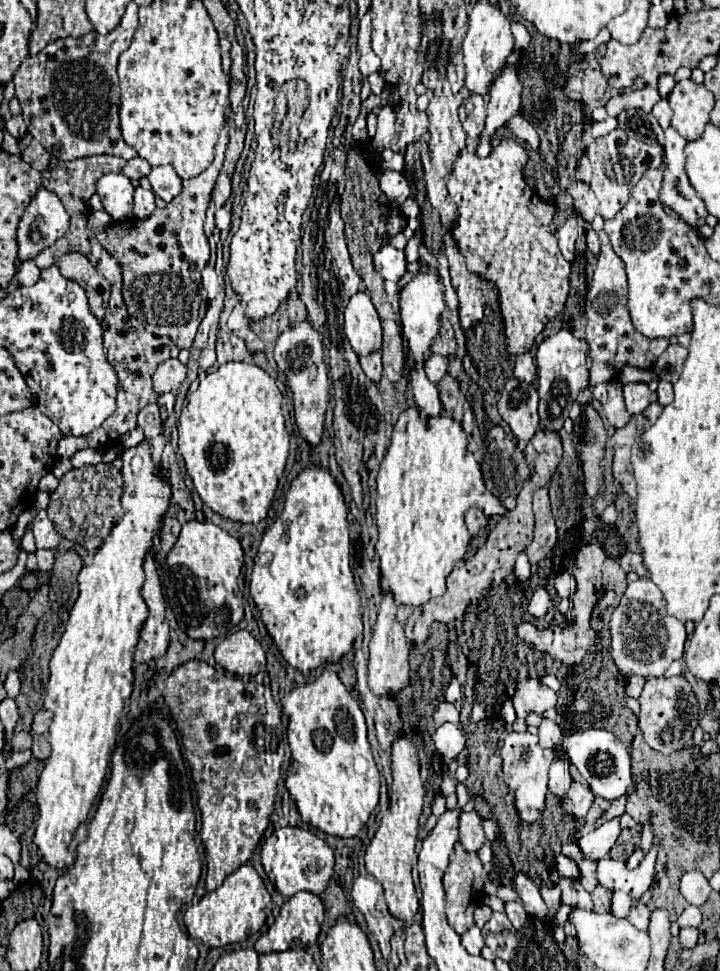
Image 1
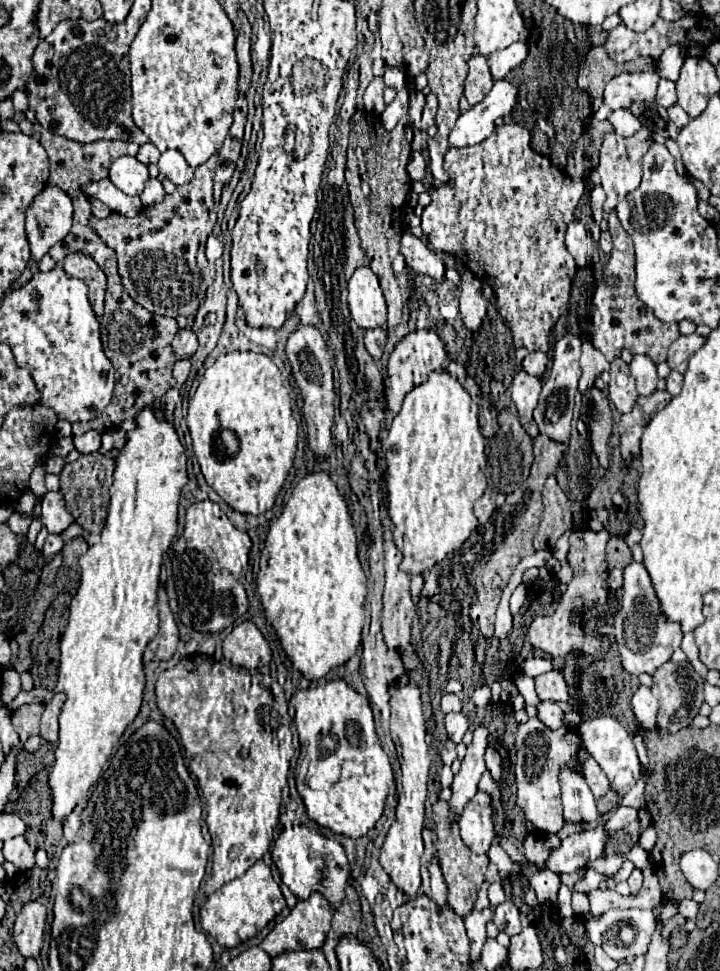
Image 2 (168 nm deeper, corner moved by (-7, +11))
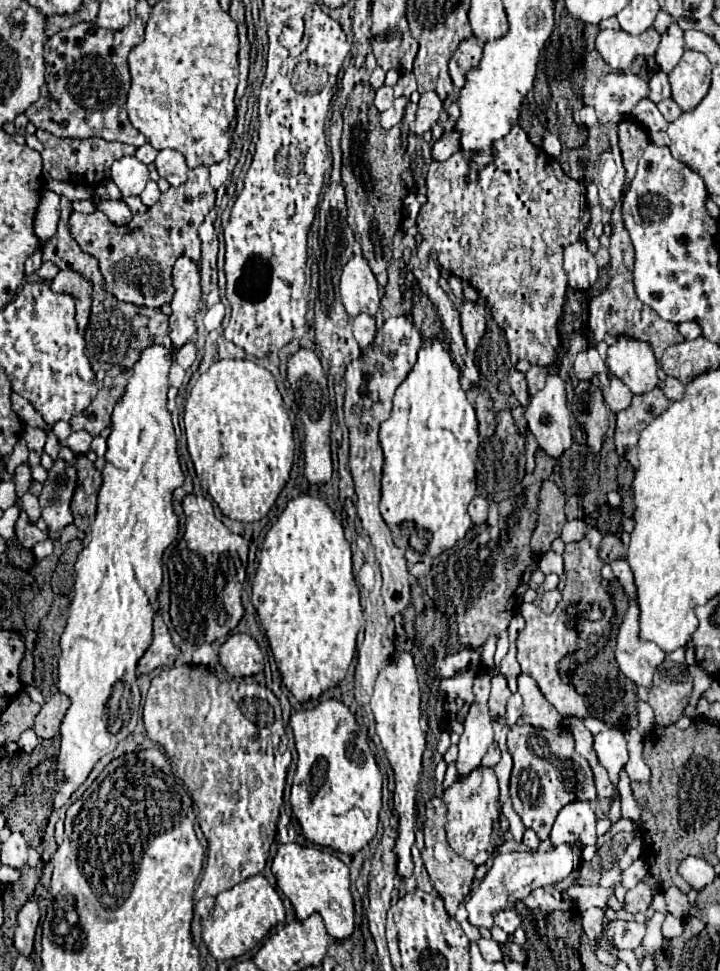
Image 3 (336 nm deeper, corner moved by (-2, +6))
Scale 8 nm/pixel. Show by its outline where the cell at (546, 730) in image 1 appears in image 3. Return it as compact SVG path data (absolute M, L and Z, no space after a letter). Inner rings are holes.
M530 675L518 677L518 693L524 699L524 723L538 729L558 729L562 715L544 699L536 681Z

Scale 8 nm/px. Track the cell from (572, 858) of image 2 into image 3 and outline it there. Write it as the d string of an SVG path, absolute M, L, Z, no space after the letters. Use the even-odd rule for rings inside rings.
M558 845L546 853L540 853L540 851L500 853L494 859L484 881L480 883L480 889L474 891L474 895L470 895L470 899L466 901L468 921L476 927L490 929L494 925L494 915L500 909L512 909L514 903L520 899L526 899L530 895L530 891L534 891L538 887L554 885L554 883L566 879L572 871L580 869L582 849L584 849L584 845Z

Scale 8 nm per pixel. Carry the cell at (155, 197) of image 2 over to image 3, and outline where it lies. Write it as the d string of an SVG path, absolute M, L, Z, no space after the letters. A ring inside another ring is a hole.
M148 181L148 185L146 185L146 189L142 191L140 199L142 199L142 203L144 203L146 207L152 207L152 205L160 199L160 189L158 189L158 185L156 185L154 181Z

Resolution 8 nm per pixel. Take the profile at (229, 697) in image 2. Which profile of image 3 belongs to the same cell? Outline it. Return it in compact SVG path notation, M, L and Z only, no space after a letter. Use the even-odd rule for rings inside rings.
M182 665L162 669L152 679L144 703L144 727L148 737L160 743L166 755L176 763L176 773L188 787L194 807L198 809L198 823L208 841L208 850L202 881L194 891L194 909L206 919L218 893L260 873L266 865L280 817L286 771L292 761L282 725L280 701L264 685L262 675L256 675L252 683L246 683L244 679L238 683L236 679L218 679L204 665Z

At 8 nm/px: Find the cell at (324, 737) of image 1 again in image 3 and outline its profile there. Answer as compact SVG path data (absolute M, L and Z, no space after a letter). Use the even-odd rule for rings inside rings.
M324 699L314 709L296 711L290 717L290 727L298 743L298 765L292 783L292 811L302 825L302 833L308 841L332 847L340 853L356 853L364 849L376 835L378 813L382 807L383 777L370 751L368 739L356 723L350 709L338 699Z

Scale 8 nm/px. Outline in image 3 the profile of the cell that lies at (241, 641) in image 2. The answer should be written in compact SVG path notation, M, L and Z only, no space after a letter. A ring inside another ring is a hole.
M236 633L220 647L220 665L232 677L248 677L264 671L264 655L250 635Z

